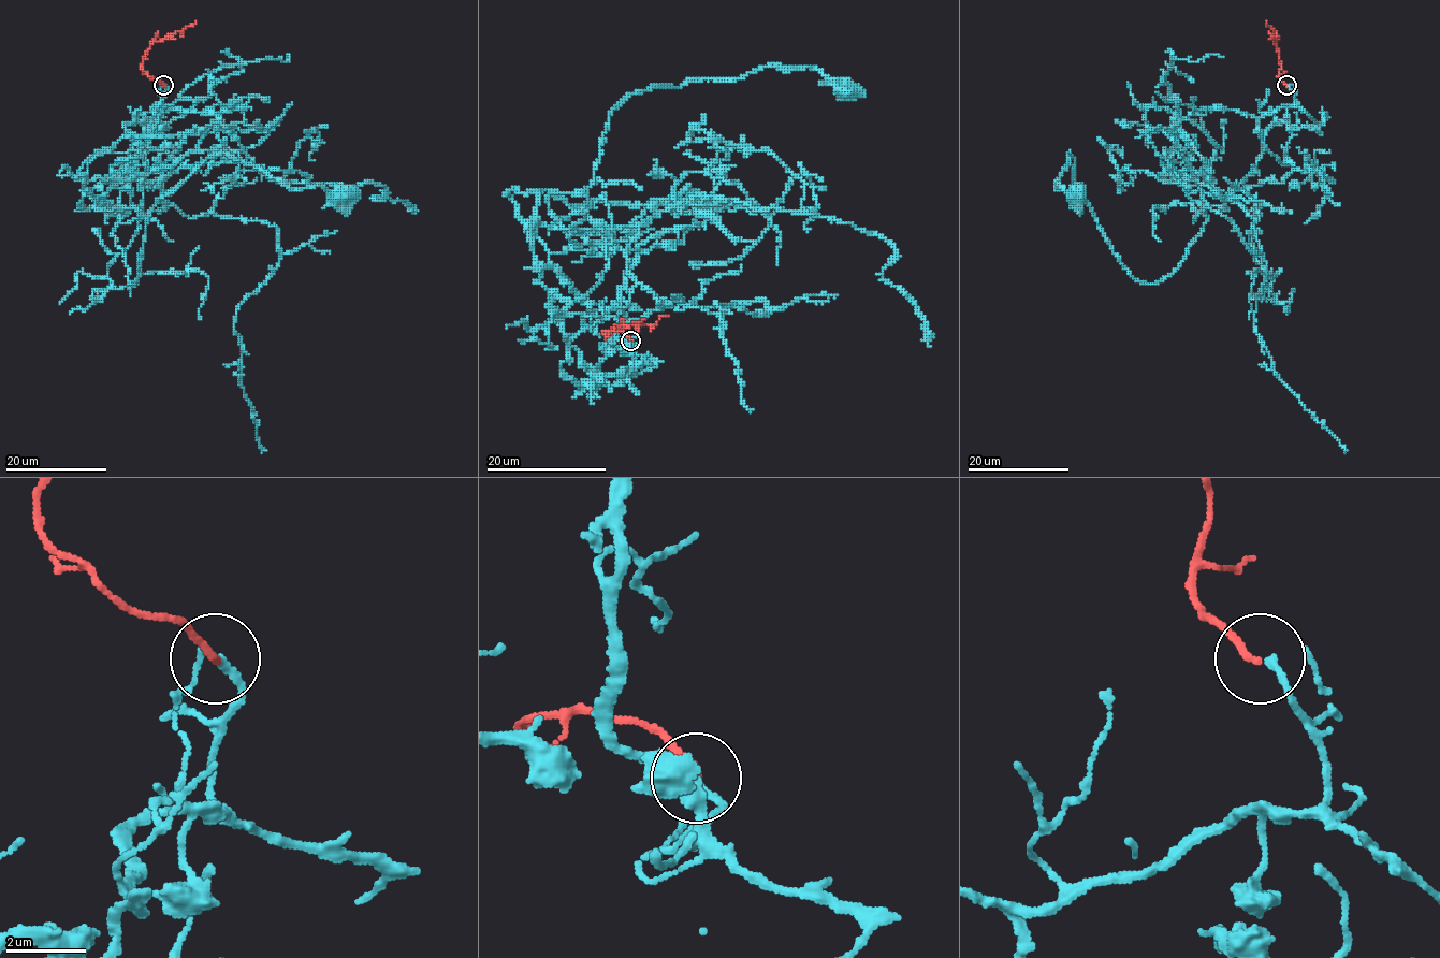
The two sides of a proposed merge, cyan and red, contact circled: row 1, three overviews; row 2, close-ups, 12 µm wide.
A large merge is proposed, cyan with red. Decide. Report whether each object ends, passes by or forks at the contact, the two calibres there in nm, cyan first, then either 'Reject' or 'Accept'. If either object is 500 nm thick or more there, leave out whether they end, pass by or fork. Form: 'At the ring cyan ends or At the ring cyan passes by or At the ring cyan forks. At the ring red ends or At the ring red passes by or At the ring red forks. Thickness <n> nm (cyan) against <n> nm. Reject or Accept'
At the ring cyan ends. At the ring red ends. Thickness 190 nm (cyan) against 190 nm. Accept

